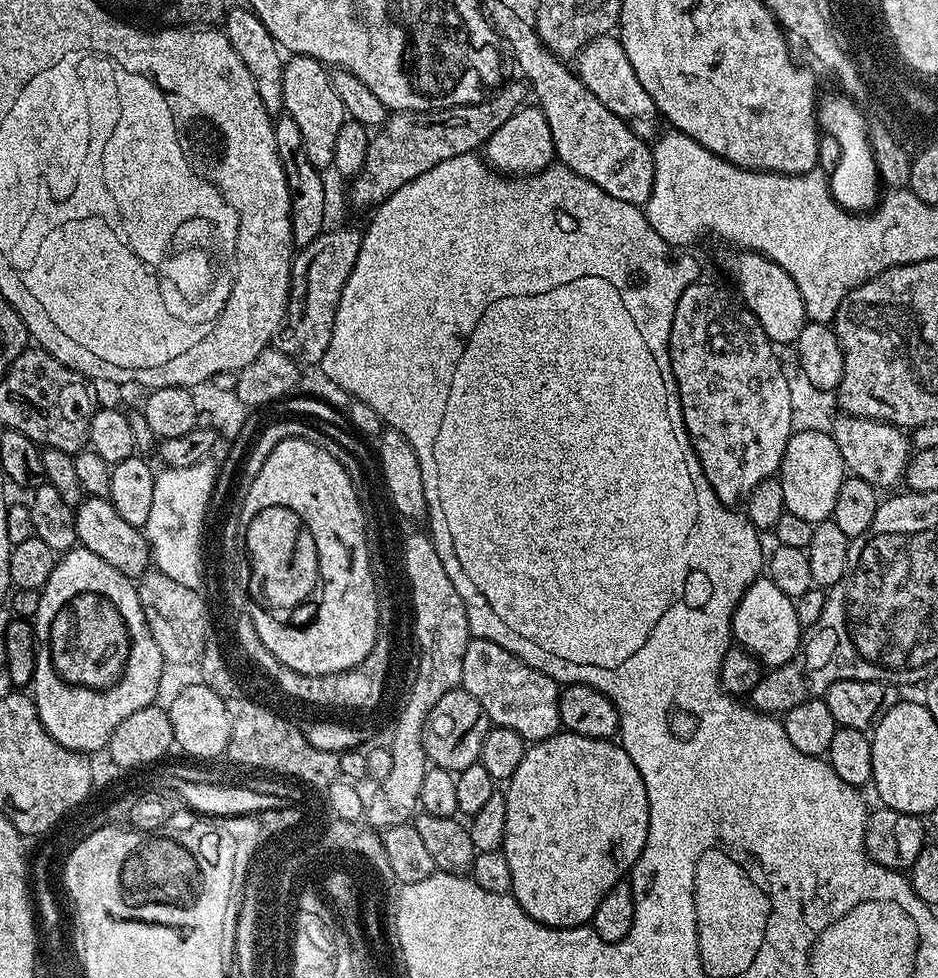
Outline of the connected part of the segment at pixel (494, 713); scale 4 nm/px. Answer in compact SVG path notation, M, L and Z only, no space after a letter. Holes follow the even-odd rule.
M469 639L468 649L462 662L460 683L463 691L470 693L480 703L482 710L486 710L488 719L493 725L514 730L520 736L524 733L524 730L520 728L520 724L524 724L524 722L520 722L520 720L530 718L528 716L530 714L530 706L540 704L538 698L540 698L542 692L550 694L552 706L560 706L560 688L557 681L546 675L545 672L540 671L539 667L532 665L531 668L526 661L519 660L515 651L503 648L502 654L492 652L492 648L484 648L484 652L480 652L482 662L478 664L478 639ZM478 674L484 676L484 678L476 680L482 688L480 688L480 692L474 693L474 690L470 690L472 682L467 682L468 676L478 676Z

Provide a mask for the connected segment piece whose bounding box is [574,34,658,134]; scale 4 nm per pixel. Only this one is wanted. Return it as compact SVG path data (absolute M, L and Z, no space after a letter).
M615 35L599 36L585 45L575 57L574 71L590 90L590 94L594 94L602 106L628 121L635 132L648 134L652 123L658 120L656 104L650 94L646 94L642 82L638 82L638 74L634 74L634 66L630 66L624 45Z

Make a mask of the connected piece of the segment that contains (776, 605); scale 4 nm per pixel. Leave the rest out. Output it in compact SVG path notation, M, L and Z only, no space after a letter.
M761 578L752 584L732 616L735 643L745 652L752 653L761 665L769 669L790 663L801 651L800 628L802 629L802 617L797 601L782 594L782 590L778 590L778 586L774 586L774 582L767 578Z

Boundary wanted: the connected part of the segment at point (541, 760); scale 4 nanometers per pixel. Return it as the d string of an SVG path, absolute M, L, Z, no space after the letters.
M563 730L555 736L545 740L537 740L525 751L522 758L522 766L507 781L508 792L503 793L506 802L506 830L504 831L504 843L502 851L506 862L510 862L510 874L512 875L511 895L524 908L530 918L534 918L540 924L545 924L548 928L579 928L587 925L591 921L592 915L598 910L602 898L614 885L621 883L631 873L636 865L636 859L642 854L644 843L648 837L648 799L646 798L646 786L642 782L642 774L638 774L638 766L626 754L626 750L621 748L619 743L612 740L595 740L579 736L573 732Z

